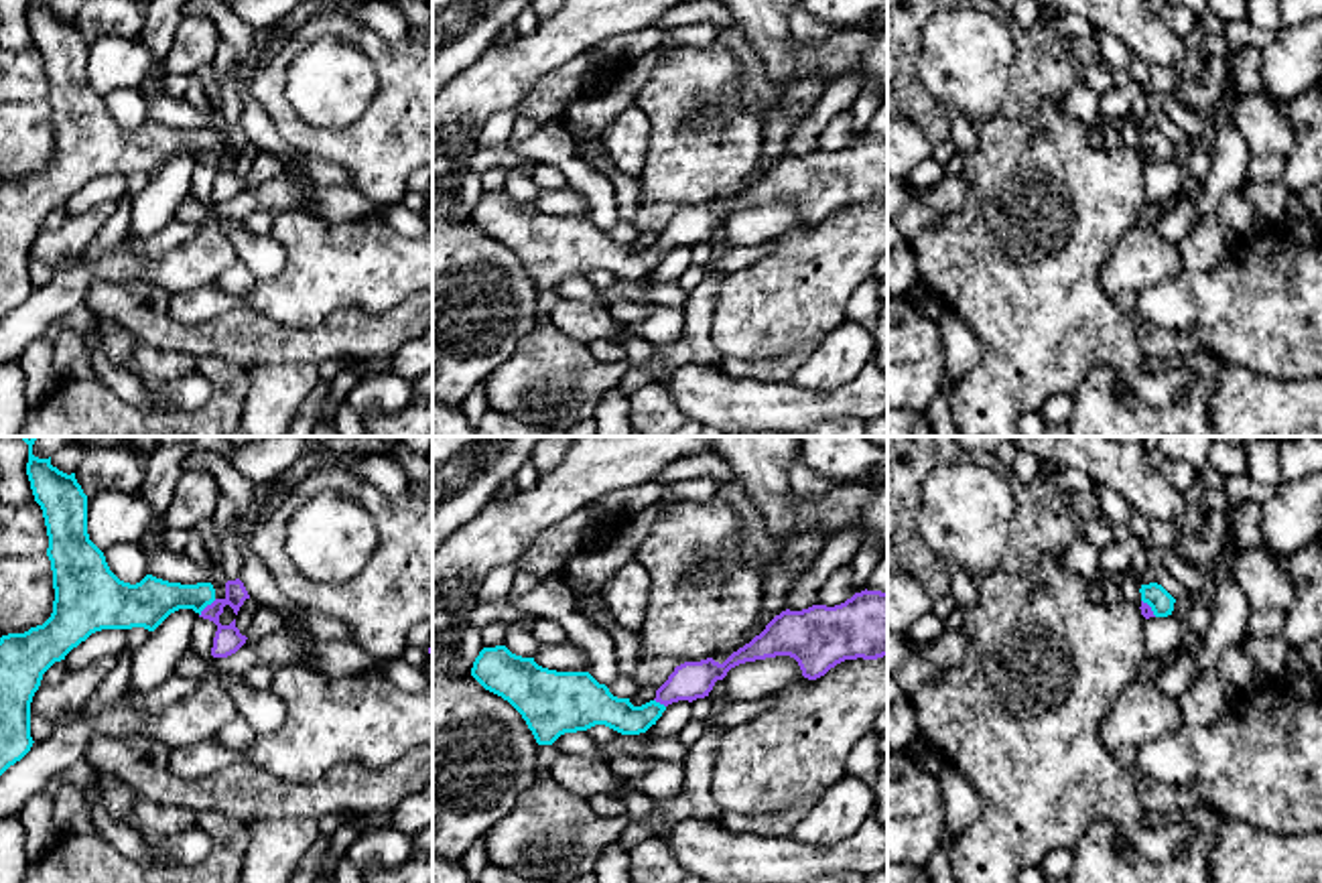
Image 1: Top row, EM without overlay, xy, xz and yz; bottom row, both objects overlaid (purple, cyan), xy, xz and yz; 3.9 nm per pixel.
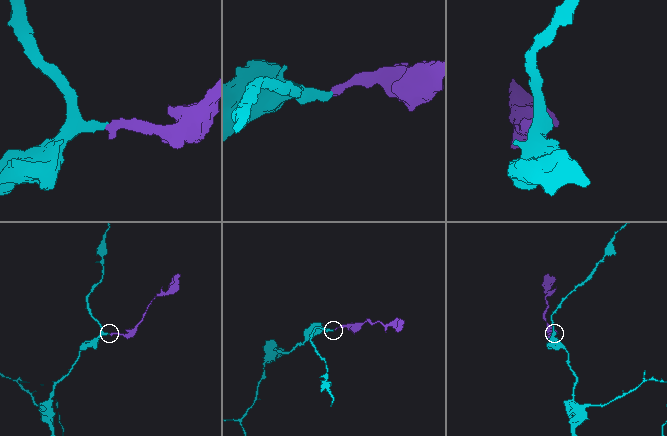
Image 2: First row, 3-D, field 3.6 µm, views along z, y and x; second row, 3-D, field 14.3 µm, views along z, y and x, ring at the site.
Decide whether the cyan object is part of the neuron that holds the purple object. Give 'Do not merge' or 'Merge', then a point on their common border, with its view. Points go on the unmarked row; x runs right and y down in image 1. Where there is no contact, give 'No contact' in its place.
Merge. Touches purple at xy (206, 153)

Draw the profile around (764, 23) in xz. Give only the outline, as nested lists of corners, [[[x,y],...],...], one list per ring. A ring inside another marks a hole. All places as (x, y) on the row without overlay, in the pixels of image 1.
[[[719,0],[733,16],[733,28],[741,30],[759,55],[774,79],[786,79],[796,69],[788,41],[790,10],[796,0]]]

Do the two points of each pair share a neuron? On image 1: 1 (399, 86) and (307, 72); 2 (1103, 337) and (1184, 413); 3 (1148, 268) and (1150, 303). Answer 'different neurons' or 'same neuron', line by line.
1: different neurons
2: different neurons
3: different neurons

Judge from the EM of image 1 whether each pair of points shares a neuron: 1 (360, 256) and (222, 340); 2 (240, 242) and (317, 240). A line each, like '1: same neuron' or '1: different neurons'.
1: different neurons
2: different neurons

